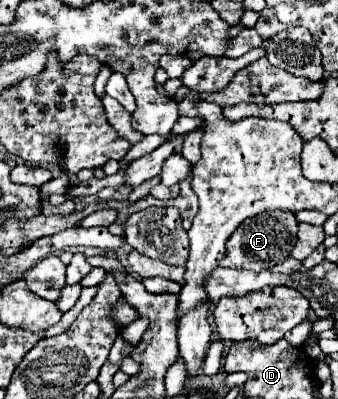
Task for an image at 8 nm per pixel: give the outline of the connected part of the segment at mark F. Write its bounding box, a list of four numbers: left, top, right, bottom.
[220,211,298,271]

